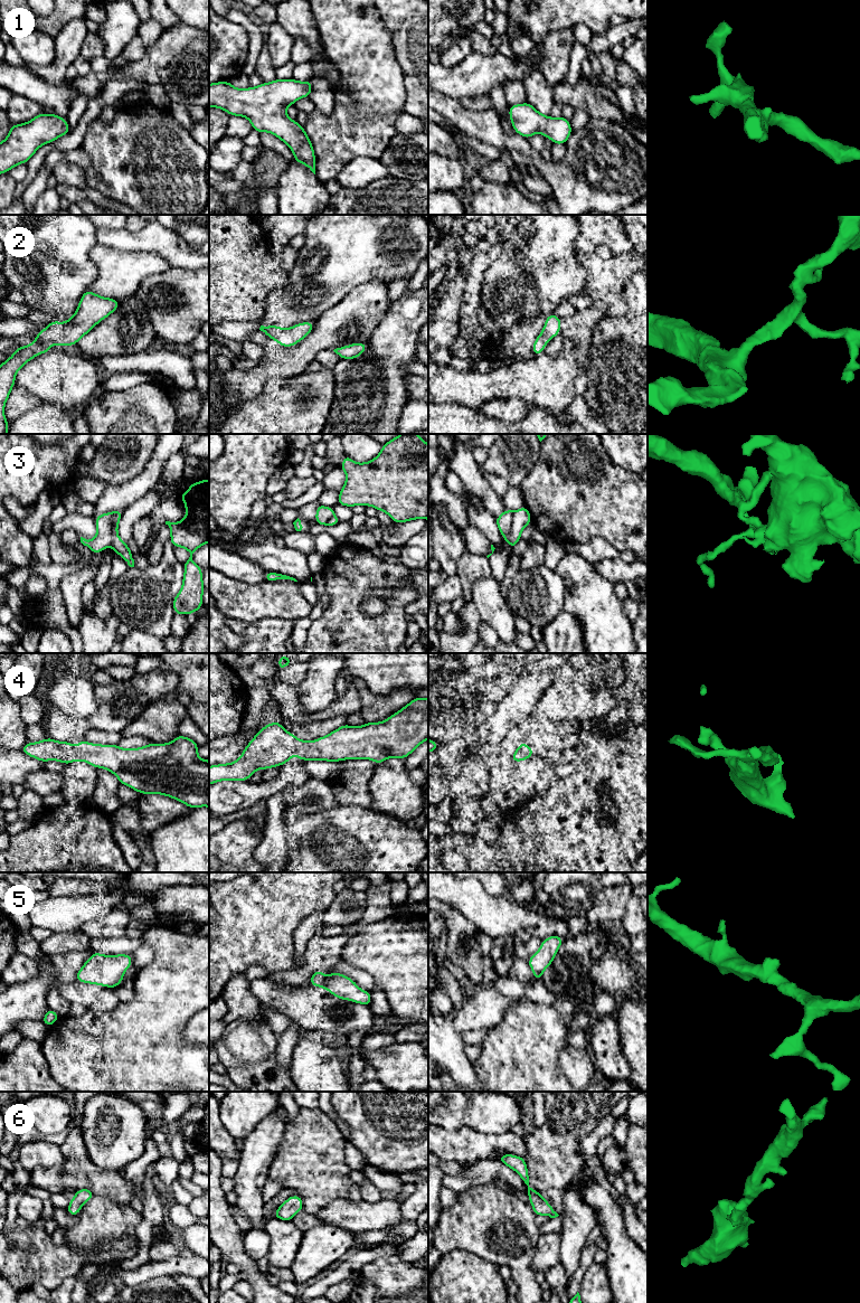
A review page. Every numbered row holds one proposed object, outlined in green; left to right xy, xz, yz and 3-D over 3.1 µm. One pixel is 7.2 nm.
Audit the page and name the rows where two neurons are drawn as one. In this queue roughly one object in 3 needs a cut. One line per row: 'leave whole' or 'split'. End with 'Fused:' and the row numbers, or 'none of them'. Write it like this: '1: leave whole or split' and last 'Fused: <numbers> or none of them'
1: leave whole
2: leave whole
3: split
4: leave whole
5: leave whole
6: leave whole
Fused: 3

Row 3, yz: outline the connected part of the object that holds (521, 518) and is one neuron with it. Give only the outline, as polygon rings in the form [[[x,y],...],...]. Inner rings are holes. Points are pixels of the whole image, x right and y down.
[[[524,506],[513,512],[513,519],[511,522],[511,538],[508,544],[511,549],[514,548],[518,541],[521,539],[521,531],[524,527],[531,523],[531,514],[528,508]]]

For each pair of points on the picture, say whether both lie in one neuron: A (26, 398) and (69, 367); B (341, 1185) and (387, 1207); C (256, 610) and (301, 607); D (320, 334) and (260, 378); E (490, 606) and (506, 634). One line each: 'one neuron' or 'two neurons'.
A: two neurons
B: two neurons
C: one neuron
D: one neuron
E: one neuron

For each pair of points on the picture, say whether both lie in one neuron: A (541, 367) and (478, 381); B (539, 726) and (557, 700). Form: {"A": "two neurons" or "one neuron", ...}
{"A": "one neuron", "B": "two neurons"}

